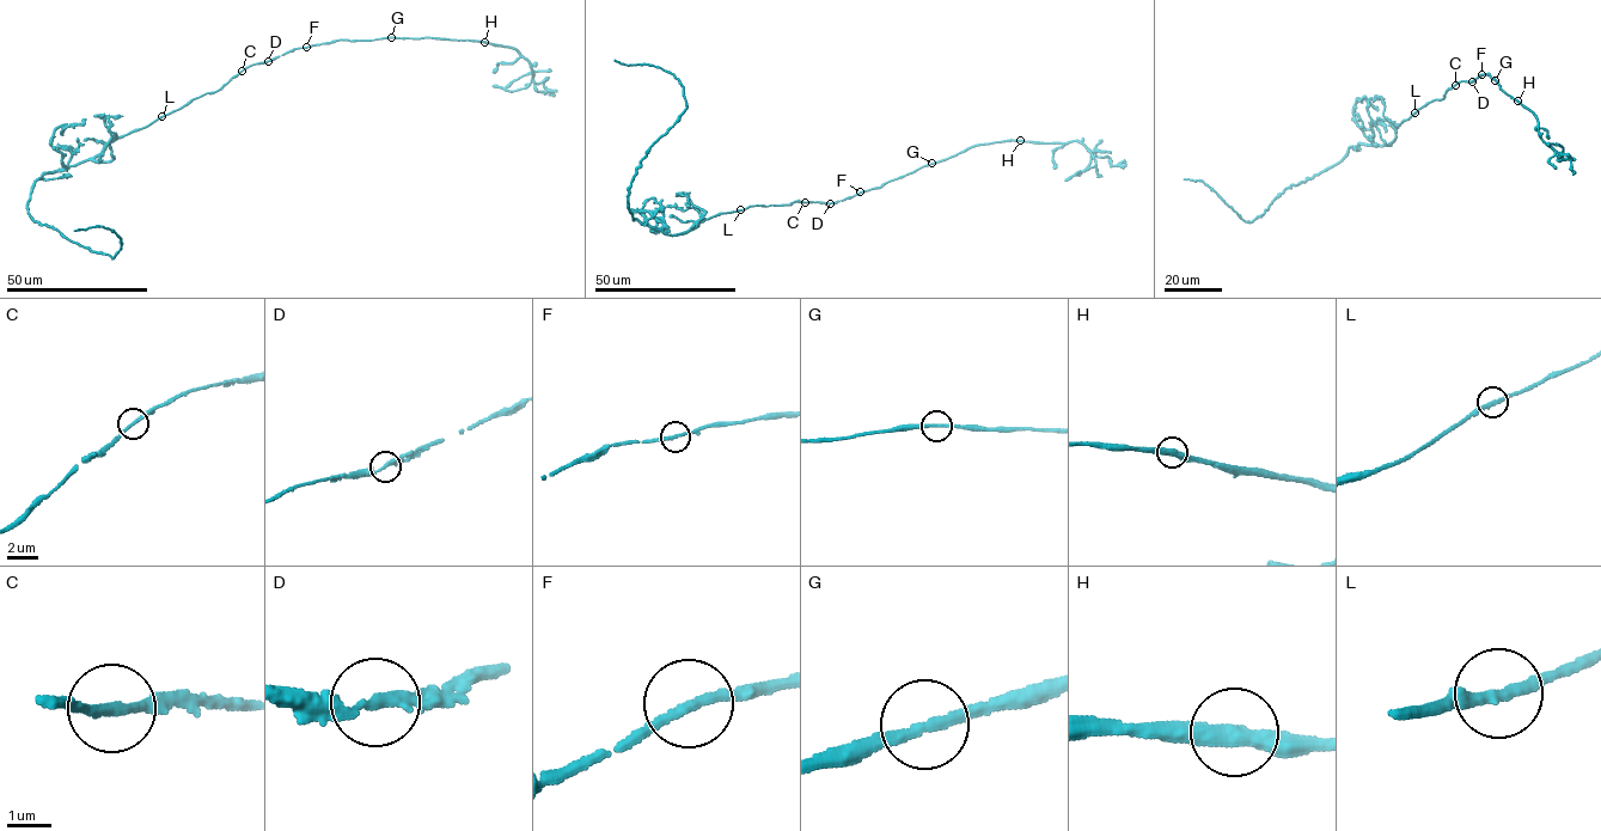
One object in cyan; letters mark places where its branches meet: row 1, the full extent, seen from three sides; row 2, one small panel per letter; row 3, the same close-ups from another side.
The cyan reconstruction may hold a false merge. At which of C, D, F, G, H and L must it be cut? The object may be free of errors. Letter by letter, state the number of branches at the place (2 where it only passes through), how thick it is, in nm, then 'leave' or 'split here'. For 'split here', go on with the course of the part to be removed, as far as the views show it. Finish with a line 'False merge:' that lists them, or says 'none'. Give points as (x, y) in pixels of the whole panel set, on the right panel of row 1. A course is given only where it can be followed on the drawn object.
C: branches 2; calibre 220 nm; leave
D: branches 2; calibre 200 nm; leave
F: branches 2; calibre 190 nm; leave
G: branches 2; calibre 220 nm; leave
H: branches 2; calibre 400 nm; leave
L: branches 2; calibre 220 nm; leave
False merge: none

